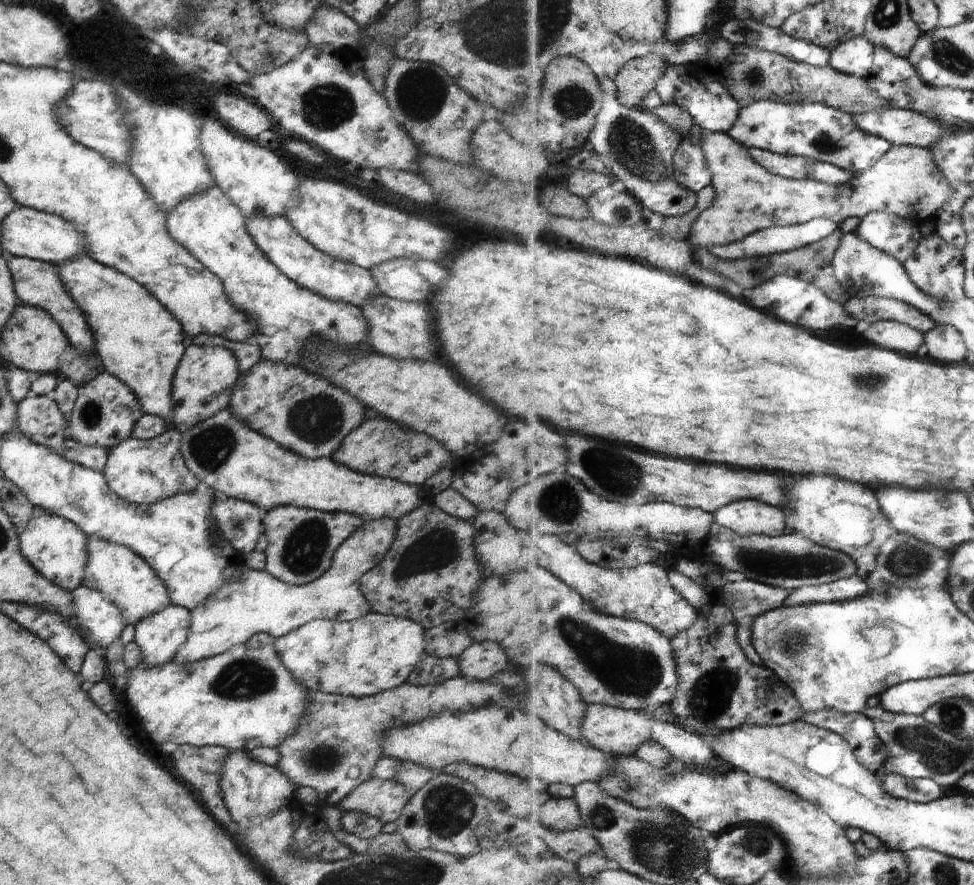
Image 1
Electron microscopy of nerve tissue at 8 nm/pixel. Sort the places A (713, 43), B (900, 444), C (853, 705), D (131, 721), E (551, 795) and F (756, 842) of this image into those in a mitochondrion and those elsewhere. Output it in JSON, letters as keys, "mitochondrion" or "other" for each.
{"A":"other","B":"other","C":"other","D":"other","E":"other","F":"mitochondrion"}

